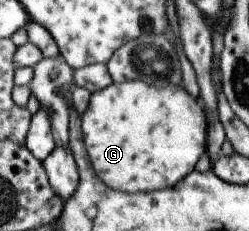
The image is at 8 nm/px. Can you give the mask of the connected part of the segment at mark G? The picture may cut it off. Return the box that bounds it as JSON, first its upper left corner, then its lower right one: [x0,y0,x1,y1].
[80,80,207,192]

